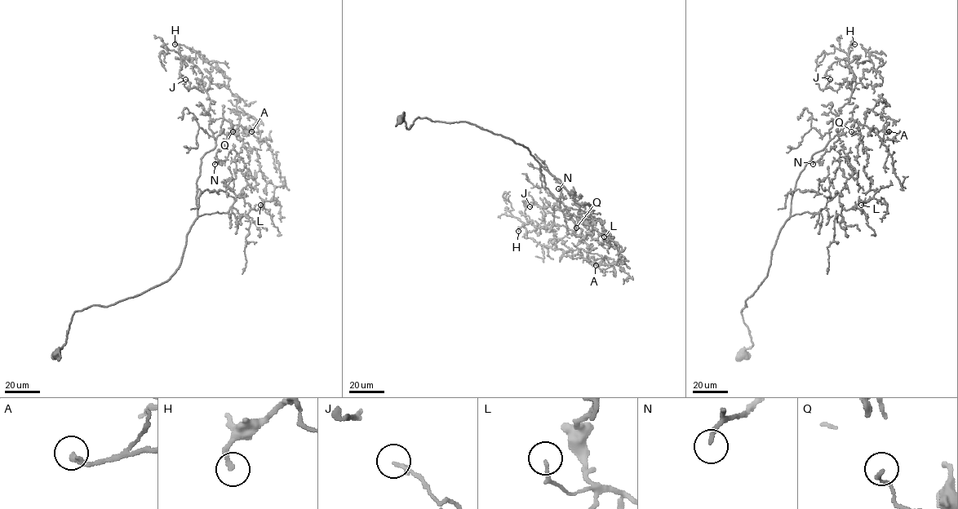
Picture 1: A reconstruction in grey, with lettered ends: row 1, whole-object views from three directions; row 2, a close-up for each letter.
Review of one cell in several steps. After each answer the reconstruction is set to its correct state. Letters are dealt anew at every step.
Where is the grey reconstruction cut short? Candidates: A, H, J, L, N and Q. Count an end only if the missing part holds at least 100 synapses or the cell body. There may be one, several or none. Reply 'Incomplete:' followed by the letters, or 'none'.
Incomplete: none

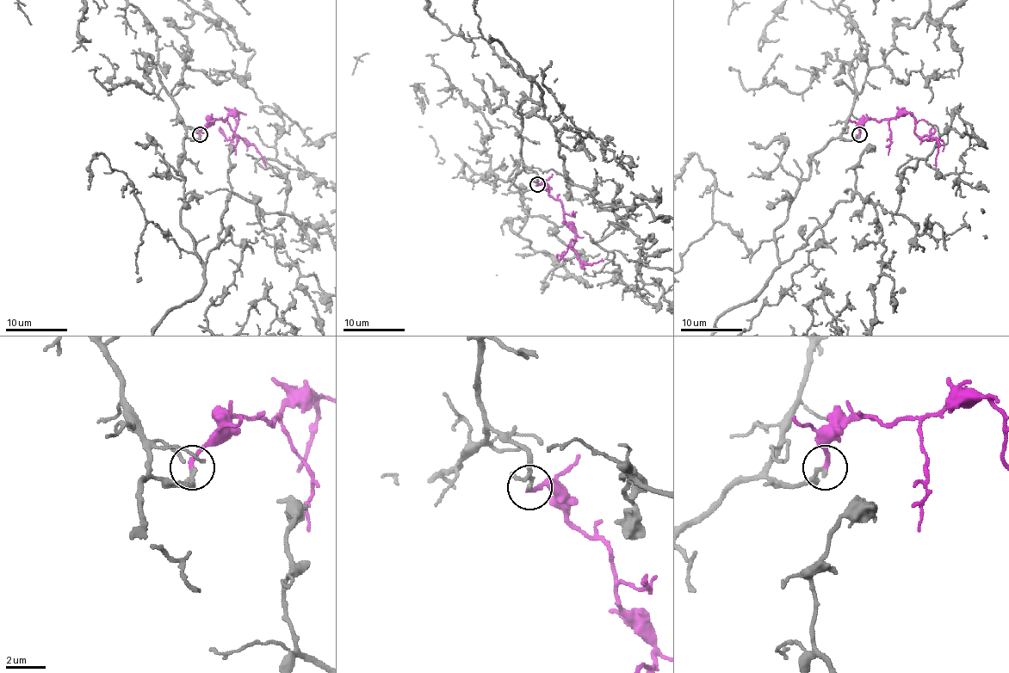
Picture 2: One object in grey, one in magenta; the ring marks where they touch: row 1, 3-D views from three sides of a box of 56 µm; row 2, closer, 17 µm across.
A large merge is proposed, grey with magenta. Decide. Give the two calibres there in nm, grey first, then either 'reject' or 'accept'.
150/240 nm | accept

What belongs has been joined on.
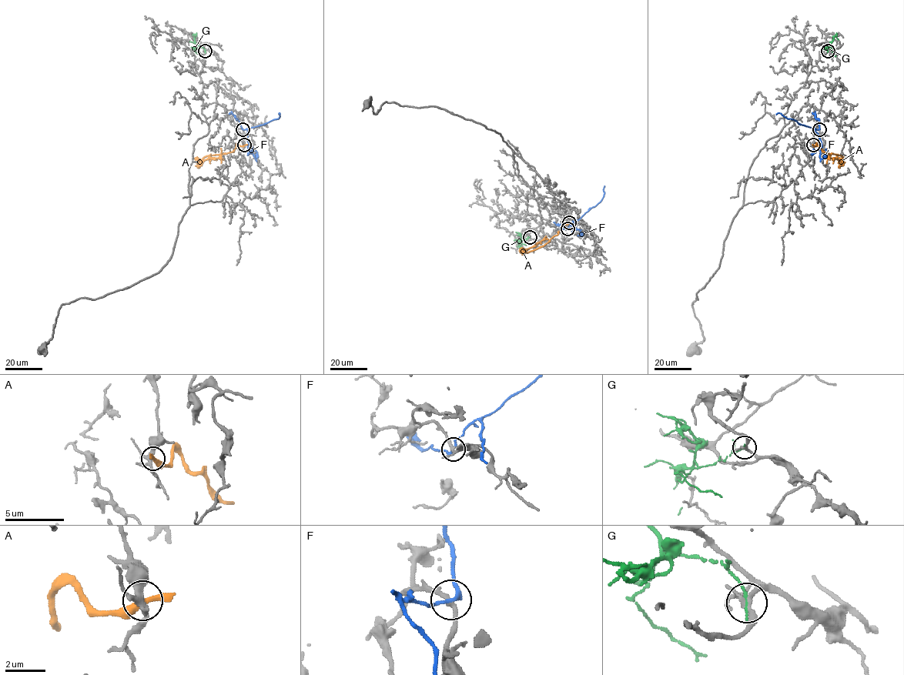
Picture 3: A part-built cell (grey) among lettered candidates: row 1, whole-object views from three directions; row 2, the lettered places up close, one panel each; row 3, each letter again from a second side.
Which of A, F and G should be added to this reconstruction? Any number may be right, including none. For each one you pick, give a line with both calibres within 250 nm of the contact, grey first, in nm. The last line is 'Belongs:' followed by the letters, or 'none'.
Belongs: none

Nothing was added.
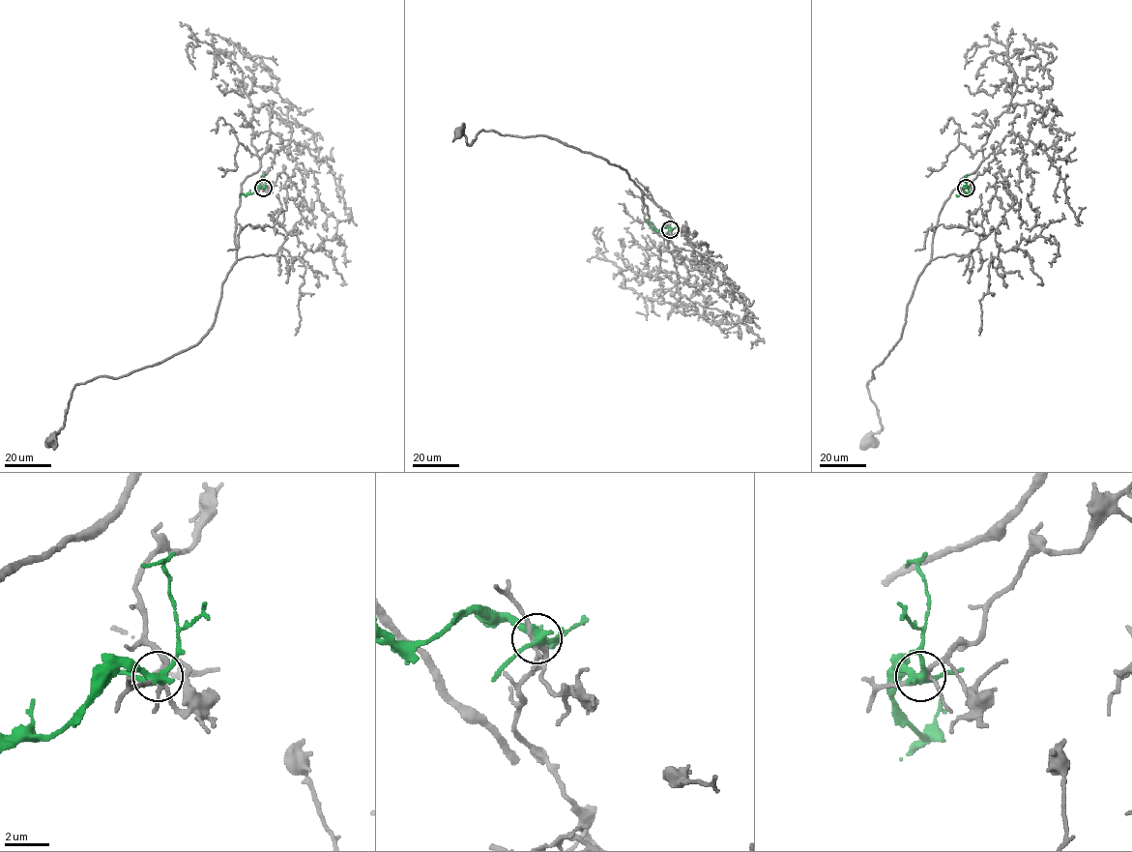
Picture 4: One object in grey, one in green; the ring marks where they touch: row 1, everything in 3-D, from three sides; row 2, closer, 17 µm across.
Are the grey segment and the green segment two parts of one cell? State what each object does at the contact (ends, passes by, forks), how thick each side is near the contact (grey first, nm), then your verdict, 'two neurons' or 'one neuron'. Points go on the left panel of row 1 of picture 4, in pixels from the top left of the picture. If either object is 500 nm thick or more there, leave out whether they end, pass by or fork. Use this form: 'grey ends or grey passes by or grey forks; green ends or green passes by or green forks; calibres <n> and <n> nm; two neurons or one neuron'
grey forks; green forks; calibres 180 and 320 nm; two neurons

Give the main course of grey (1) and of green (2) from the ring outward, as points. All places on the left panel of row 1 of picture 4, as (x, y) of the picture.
1: (263, 187), (275, 158), (268, 145), (241, 186), (237, 260), (212, 327), (151, 367), (76, 384), (49, 440)
2: (263, 187), (240, 194)

